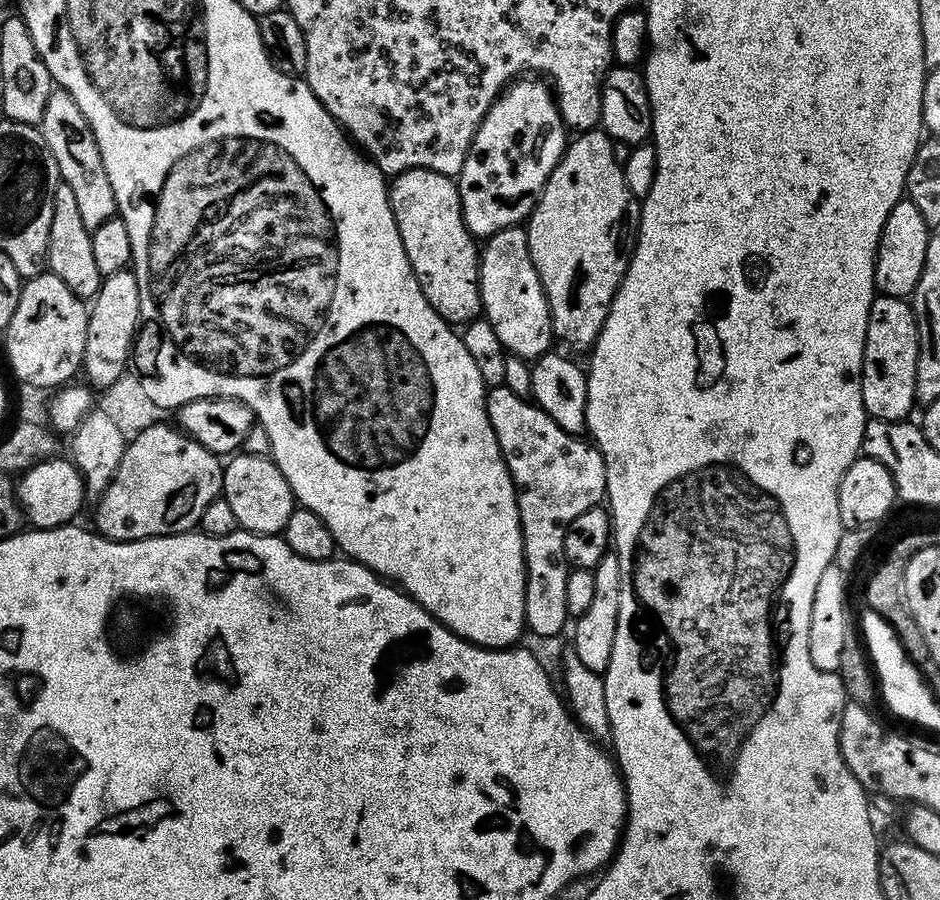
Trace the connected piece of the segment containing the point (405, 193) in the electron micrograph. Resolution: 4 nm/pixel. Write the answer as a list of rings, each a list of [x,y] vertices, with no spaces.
[[[411,168],[391,177],[388,201],[406,250],[406,258],[426,294],[426,302],[453,326],[463,326],[481,315],[480,248],[466,226],[460,190],[451,176]]]

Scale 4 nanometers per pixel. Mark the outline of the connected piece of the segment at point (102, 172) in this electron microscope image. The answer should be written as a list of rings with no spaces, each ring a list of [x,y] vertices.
[[[53,87],[50,98],[46,98],[46,110],[42,110],[38,127],[58,166],[61,181],[70,186],[70,190],[74,190],[82,226],[91,230],[113,219],[117,215],[114,186],[110,178],[106,178],[106,166],[102,166],[102,156],[90,130],[90,122],[86,122],[86,114],[78,110],[78,102],[74,102],[74,98],[70,98],[70,94],[66,94],[63,88]]]

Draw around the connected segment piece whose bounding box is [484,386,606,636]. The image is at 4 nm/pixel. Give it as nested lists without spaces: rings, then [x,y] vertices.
[[[488,388],[484,409],[516,488],[526,574],[524,622],[529,633],[556,636],[570,624],[566,610],[566,578],[570,571],[564,549],[566,530],[578,514],[605,499],[606,462],[595,443],[562,430],[539,404],[518,398],[514,390]]]

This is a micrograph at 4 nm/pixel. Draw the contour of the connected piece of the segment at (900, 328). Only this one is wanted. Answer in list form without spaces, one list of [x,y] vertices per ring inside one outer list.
[[[877,295],[868,311],[862,354],[862,402],[873,420],[908,420],[916,403],[916,371],[920,335],[911,303],[898,296]]]

